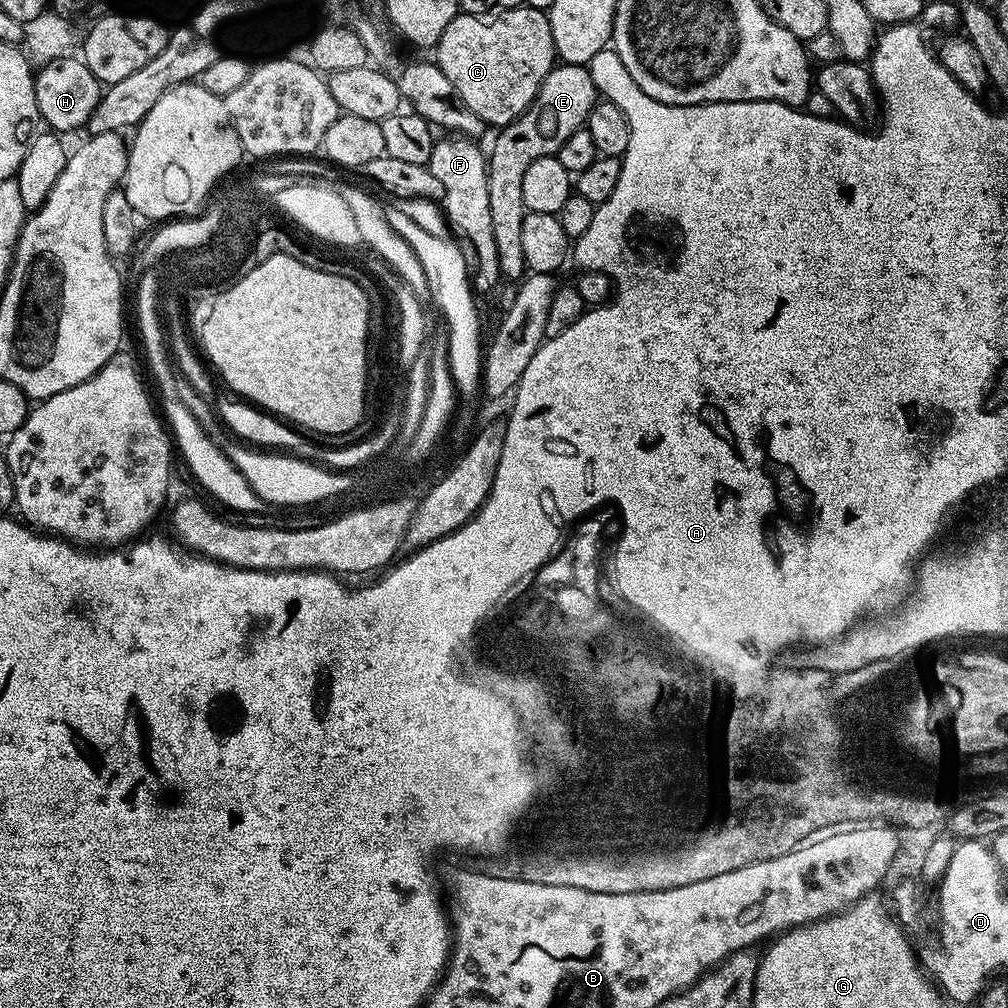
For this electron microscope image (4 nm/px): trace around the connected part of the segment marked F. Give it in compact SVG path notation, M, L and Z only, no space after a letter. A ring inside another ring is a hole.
M448 138L452 140L437 139L432 145L432 153L428 159L426 167L442 182L444 199L442 207L446 213L446 219L451 231L461 232L466 239L472 243L472 252L476 255L476 268L474 264L474 275L471 277L470 284L477 293L488 292L496 283L501 283L500 267L498 266L498 249L494 246L494 226L490 222L490 194L486 190L488 181L488 162L486 152L479 148L477 141L472 138Z

